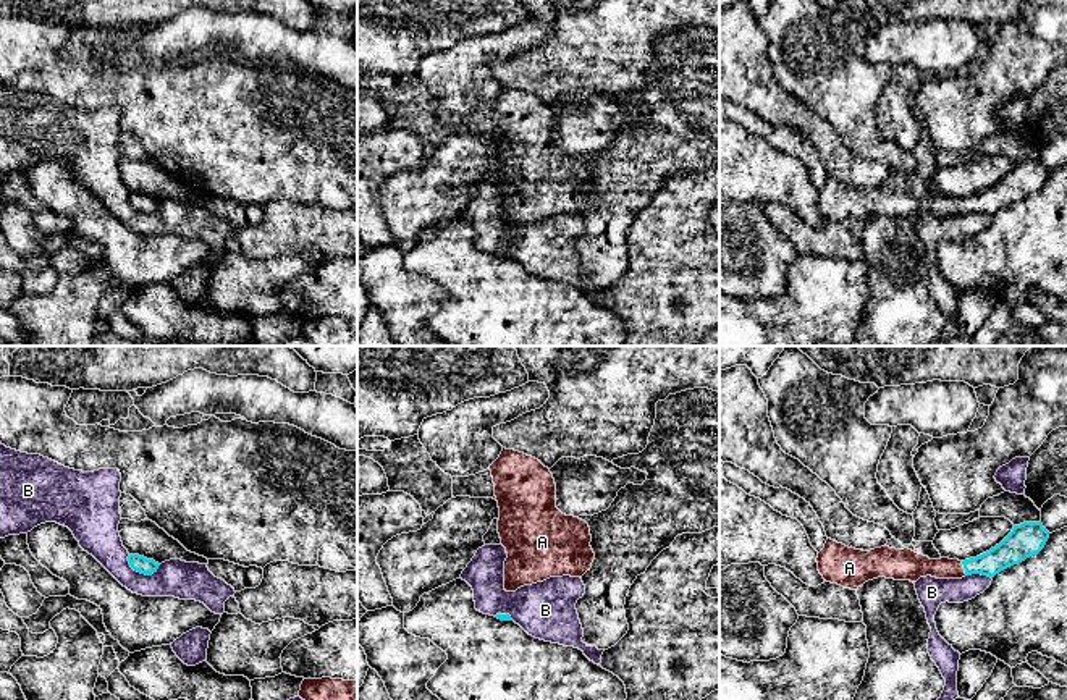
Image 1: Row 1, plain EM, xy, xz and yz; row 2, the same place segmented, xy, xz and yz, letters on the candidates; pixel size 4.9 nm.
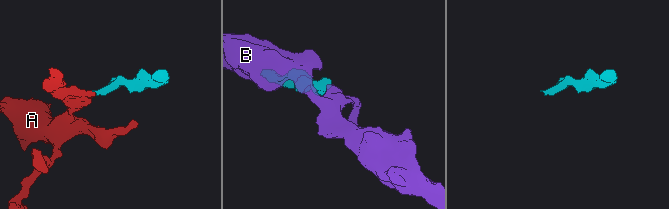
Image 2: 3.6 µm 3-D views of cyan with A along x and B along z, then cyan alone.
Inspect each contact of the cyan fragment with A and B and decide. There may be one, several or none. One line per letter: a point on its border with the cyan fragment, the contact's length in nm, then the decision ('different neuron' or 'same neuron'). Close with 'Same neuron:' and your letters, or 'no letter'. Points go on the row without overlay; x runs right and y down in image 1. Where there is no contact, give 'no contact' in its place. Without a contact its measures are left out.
A: contact yz (964, 206); length 80 nm; same neuron
B: contact xy (141, 210); length 180 nm; different neuron
Same neuron: A

